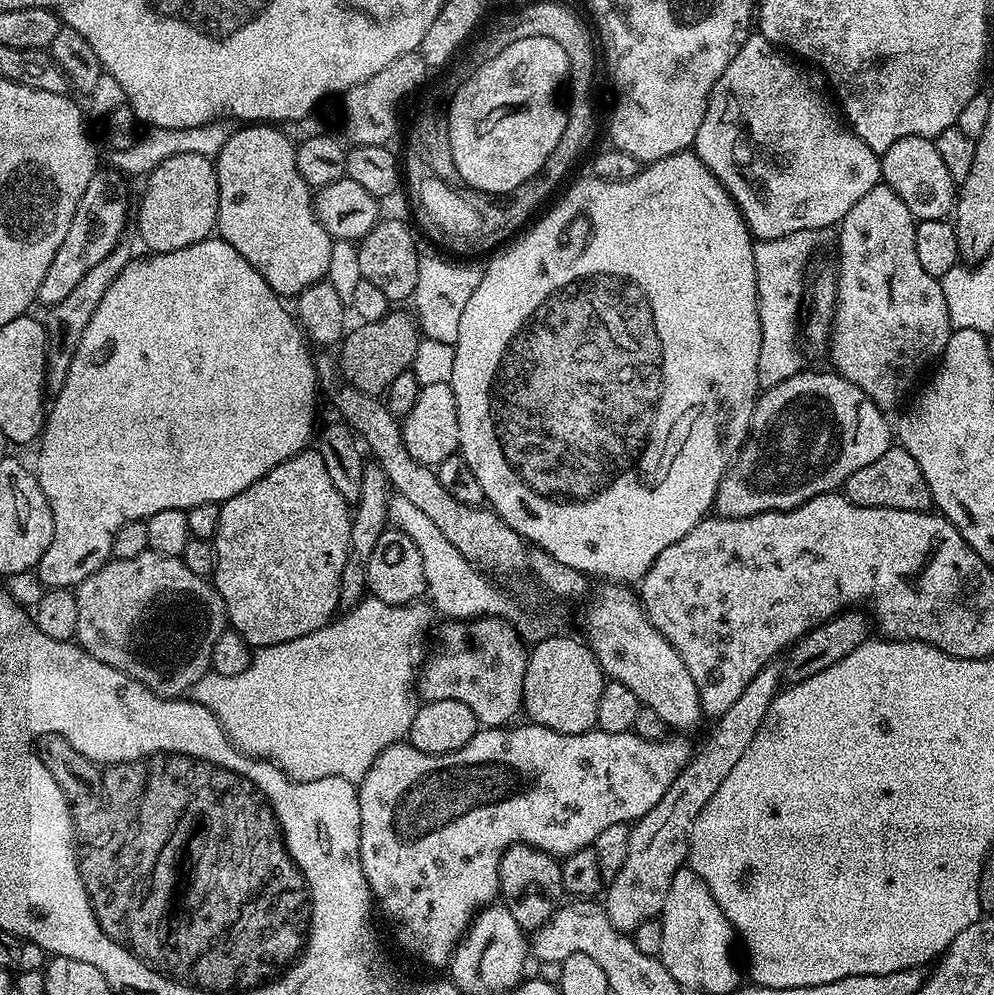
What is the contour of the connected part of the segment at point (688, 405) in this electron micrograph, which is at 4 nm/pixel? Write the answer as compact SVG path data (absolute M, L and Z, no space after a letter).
M695 151L679 152L673 156L656 160L653 164L641 167L638 175L626 182L587 179L578 181L548 213L545 211L519 237L521 240L513 248L505 247L503 251L496 254L501 254L501 256L493 255L491 257L493 260L489 262L488 268L483 269L481 282L470 295L470 300L462 312L458 338L454 345L456 353L454 354L454 370L450 383L454 390L454 402L458 406L458 438L460 439L458 452L459 455L466 458L466 464L470 466L470 470L474 470L474 478L478 478L478 486L482 486L485 501L490 505L492 511L497 512L520 535L521 540L553 555L559 562L562 562L563 566L573 567L574 570L584 573L589 578L597 576L600 582L615 582L621 586L632 586L643 580L646 570L650 570L654 558L658 558L658 554L662 554L662 550L666 550L666 546L670 546L674 542L678 542L678 538L690 534L690 530L694 530L694 526L698 526L700 521L713 511L720 481L724 479L732 461L743 448L744 441L748 439L756 401L762 391L758 382L758 350L762 342L762 326L758 310L758 286L754 274L754 250L752 249L754 237L748 228L748 223L744 221L744 216L738 210L738 206L732 201L732 195L721 186L716 175L699 160Z

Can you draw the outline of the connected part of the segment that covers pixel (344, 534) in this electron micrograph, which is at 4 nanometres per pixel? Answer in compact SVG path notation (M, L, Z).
M315 450L291 456L234 498L223 501L214 537L216 569L210 579L228 609L231 631L259 650L314 634L314 630L326 626L341 607L340 583L351 542L351 524L349 501L338 494L322 454Z

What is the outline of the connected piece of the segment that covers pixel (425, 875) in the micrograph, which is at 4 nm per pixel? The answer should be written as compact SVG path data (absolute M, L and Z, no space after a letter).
M524 722L521 728L505 726L502 728L481 727L458 750L441 756L431 756L419 752L415 746L407 742L391 744L370 766L370 770L358 782L358 806L360 807L360 861L366 874L366 882L372 891L375 907L388 919L396 940L404 952L409 952L416 960L429 964L432 968L440 968L449 963L452 951L460 943L468 925L481 909L489 907L500 896L500 860L504 852L515 844L528 844L531 848L542 850L557 858L567 858L578 850L595 845L598 834L610 826L619 824L631 825L641 820L658 802L662 802L662 794L670 790L674 778L687 766L694 755L694 744L684 734L672 734L662 740L644 740L634 731L622 734L610 734L593 730L582 734L558 734L554 730L542 727L541 724Z

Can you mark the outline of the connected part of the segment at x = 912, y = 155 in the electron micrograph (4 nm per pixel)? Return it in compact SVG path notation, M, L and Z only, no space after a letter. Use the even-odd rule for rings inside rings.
M907 136L890 146L880 156L880 174L887 184L910 210L917 221L943 220L953 211L958 195L957 185L950 178L950 170L938 155L935 139L926 136Z

